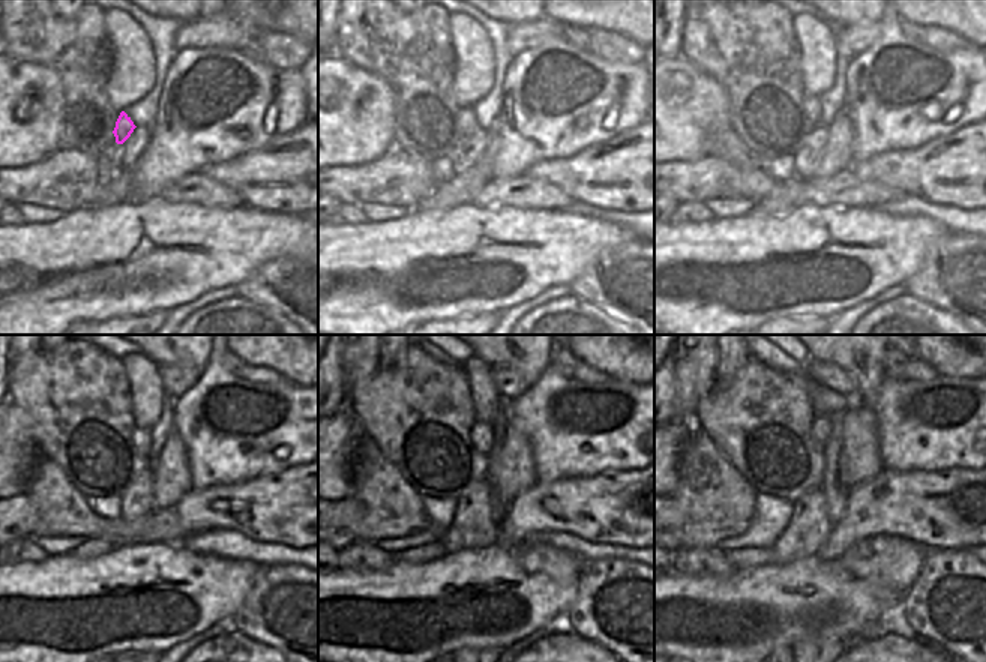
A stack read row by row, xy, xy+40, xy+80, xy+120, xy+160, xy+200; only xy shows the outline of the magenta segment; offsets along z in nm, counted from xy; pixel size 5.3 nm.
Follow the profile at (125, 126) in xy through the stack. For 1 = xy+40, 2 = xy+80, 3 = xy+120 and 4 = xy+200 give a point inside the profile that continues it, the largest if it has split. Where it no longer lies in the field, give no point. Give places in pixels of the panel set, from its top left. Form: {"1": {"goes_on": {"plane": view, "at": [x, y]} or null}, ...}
{"1": {"goes_on": {"plane": "xy+40", "at": [465, 120]}}, "2": {"goes_on": {"plane": "xy+80", "at": [812, 105]}}, "3": {"goes_on": {"plane": "xy+120", "at": [141, 439]}}, "4": {"goes_on": {"plane": "xy+200", "at": [821, 427]}}}

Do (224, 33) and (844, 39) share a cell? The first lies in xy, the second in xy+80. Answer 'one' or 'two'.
one

